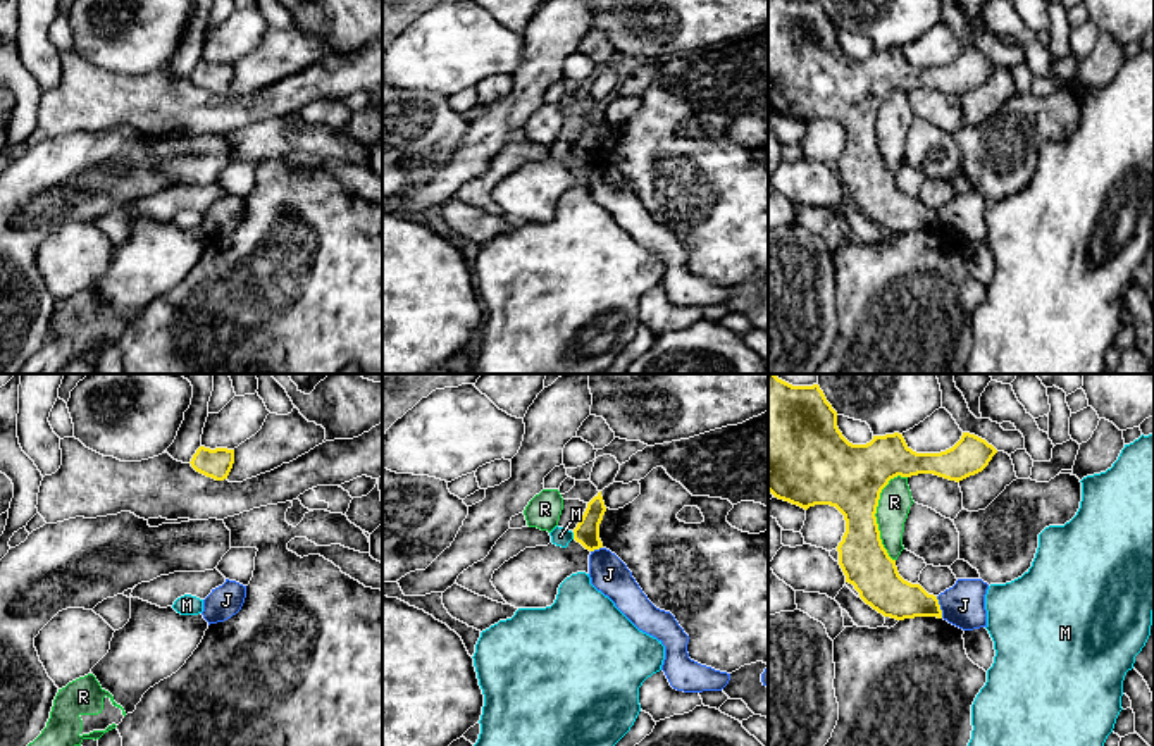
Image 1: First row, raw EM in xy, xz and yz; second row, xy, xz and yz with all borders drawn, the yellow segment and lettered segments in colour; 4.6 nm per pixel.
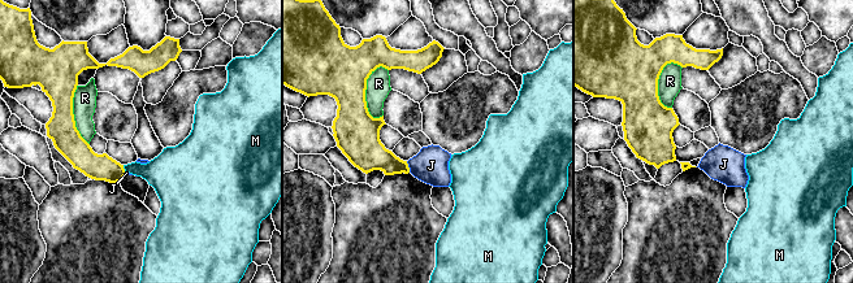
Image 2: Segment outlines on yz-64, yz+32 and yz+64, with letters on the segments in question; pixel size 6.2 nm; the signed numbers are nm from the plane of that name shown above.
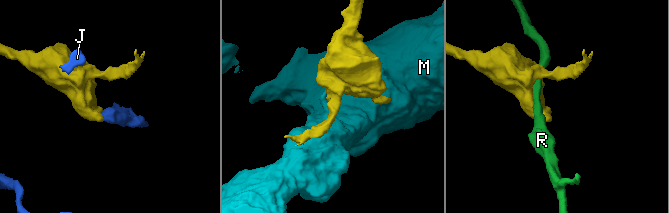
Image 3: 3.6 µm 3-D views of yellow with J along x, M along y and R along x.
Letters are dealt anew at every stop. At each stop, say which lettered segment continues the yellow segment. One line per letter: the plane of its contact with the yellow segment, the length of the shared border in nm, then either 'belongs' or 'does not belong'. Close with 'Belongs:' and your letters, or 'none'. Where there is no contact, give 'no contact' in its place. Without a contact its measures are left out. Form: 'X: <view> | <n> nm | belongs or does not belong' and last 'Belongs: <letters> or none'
J: yz | 110 nm | does not belong
M: xz | 30 nm | does not belong
R: yz | 400 nm | does not belong
Belongs: none

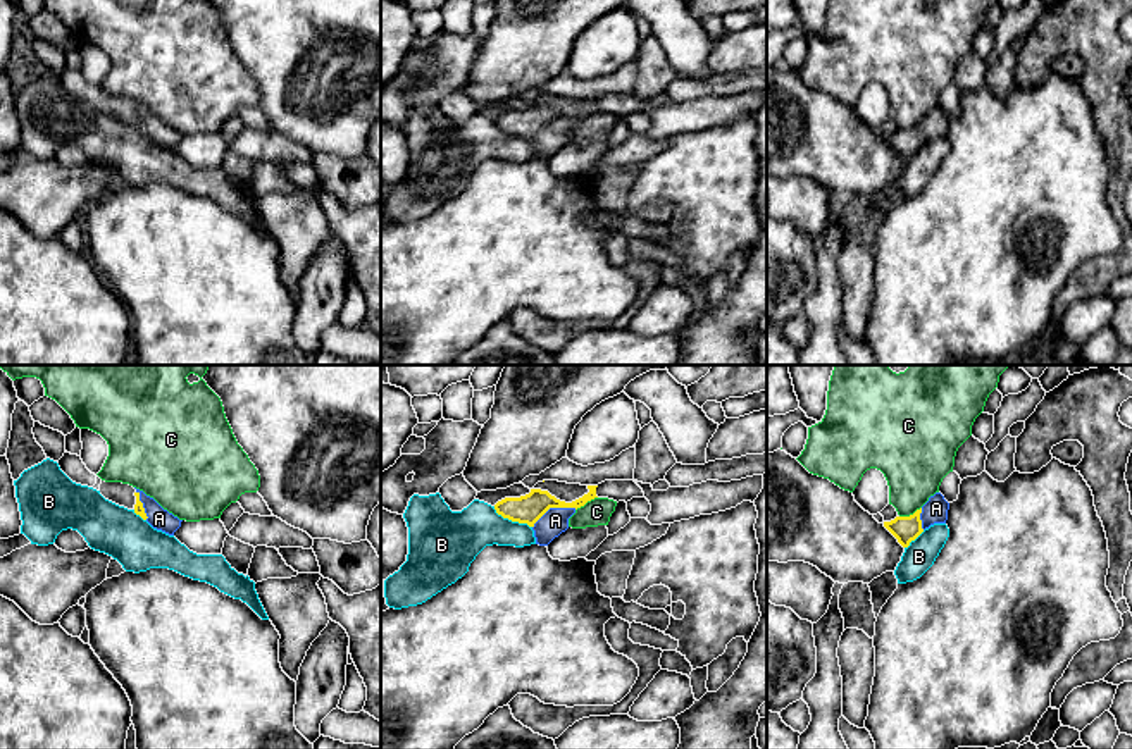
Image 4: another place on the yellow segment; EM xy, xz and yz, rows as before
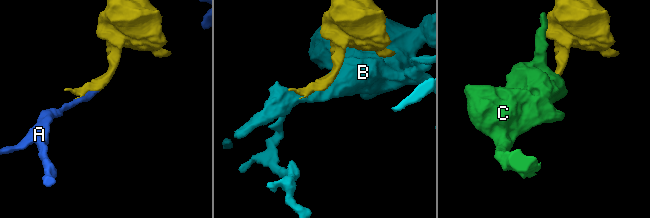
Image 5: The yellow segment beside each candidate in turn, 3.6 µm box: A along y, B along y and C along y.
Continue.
A: xz | 220 nm | belongs
B: xz | 200 nm | does not belong
C: xz | 120 nm | does not belong
Belongs: A

